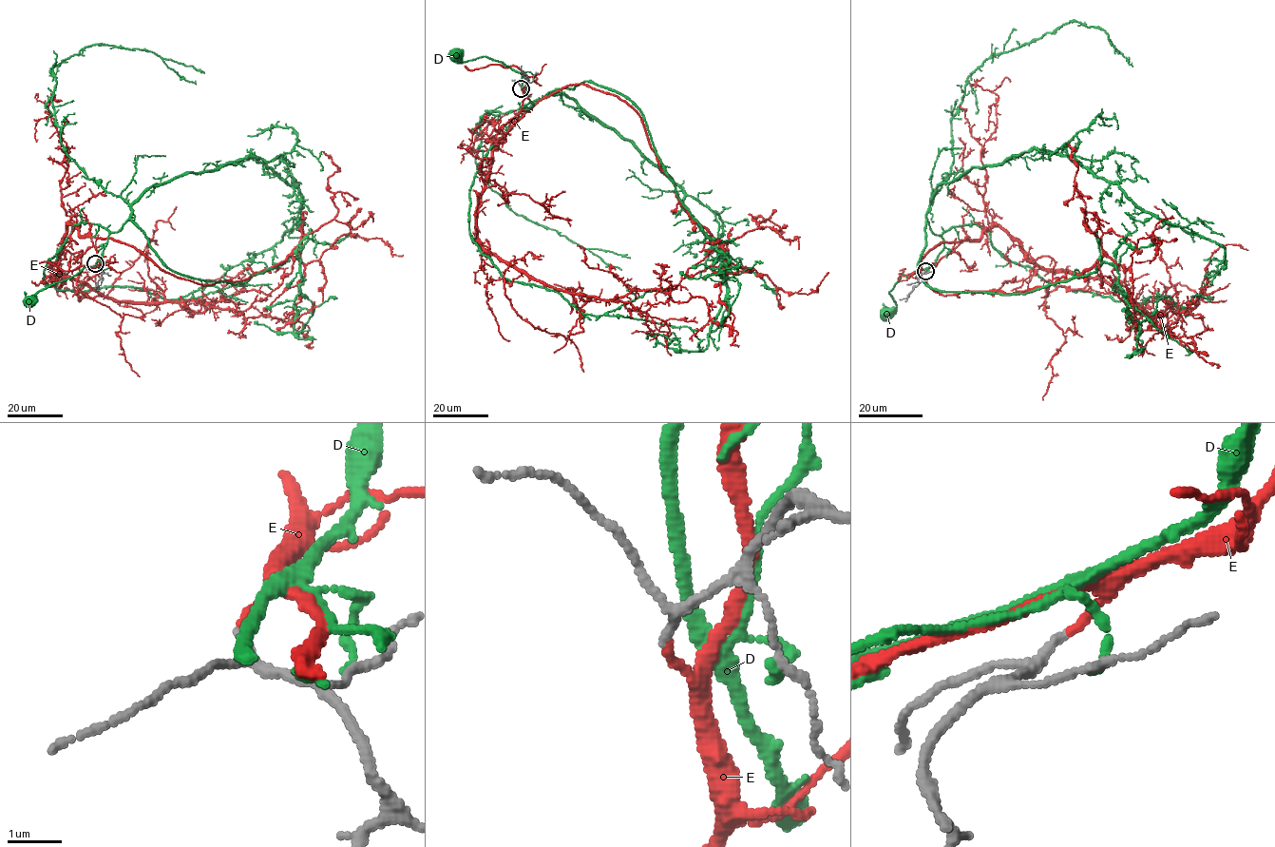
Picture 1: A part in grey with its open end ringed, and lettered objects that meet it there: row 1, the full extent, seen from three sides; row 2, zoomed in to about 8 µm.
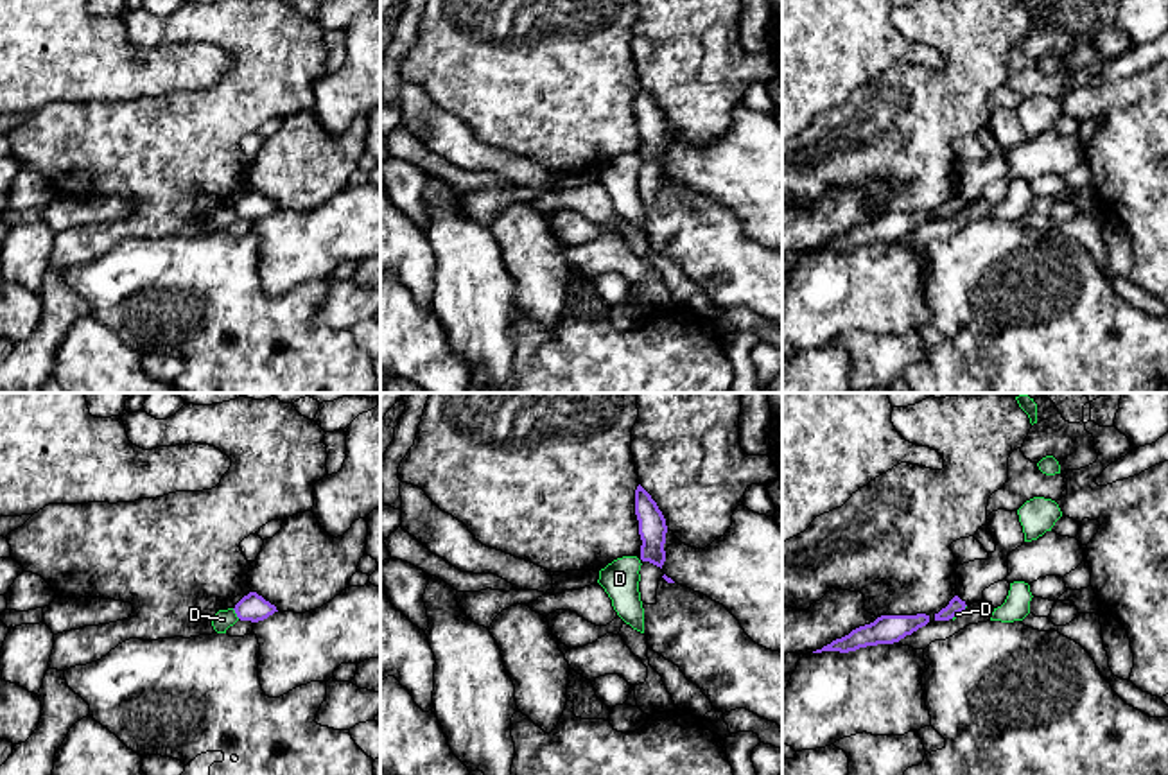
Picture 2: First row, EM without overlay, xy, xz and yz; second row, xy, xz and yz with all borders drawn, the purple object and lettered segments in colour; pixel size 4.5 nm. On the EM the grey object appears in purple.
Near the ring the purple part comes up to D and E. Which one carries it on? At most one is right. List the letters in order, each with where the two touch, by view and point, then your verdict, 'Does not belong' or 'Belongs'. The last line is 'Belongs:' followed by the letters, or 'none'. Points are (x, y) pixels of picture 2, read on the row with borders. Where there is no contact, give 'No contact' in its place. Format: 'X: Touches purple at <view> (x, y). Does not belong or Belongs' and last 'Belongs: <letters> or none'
D: Touches purple at xy (235, 612). Does not belong
E: No contact. Belongs
Belongs: E

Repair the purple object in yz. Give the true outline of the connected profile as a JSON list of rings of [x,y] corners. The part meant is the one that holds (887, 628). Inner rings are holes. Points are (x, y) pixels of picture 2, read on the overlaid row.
[[[917,614],[917,615],[881,615],[874,623],[859,626],[852,630],[849,635],[832,640],[831,644],[824,646],[822,649],[816,649],[813,653],[822,653],[822,651],[840,651],[840,653],[849,653],[856,651],[859,648],[867,646],[877,646],[877,644],[893,644],[904,639],[906,635],[911,635],[919,628],[926,626],[929,623],[929,615],[926,614]]]

